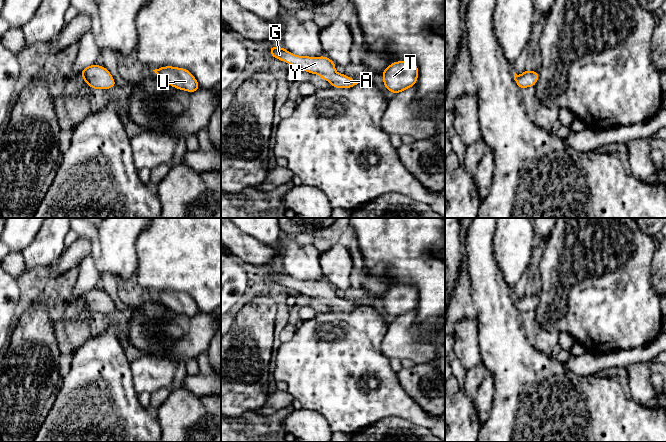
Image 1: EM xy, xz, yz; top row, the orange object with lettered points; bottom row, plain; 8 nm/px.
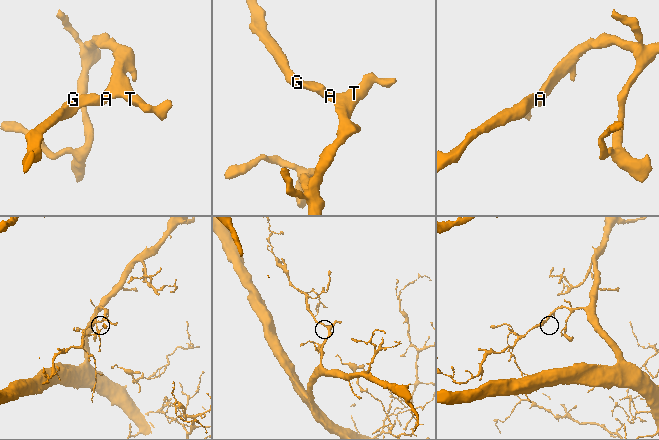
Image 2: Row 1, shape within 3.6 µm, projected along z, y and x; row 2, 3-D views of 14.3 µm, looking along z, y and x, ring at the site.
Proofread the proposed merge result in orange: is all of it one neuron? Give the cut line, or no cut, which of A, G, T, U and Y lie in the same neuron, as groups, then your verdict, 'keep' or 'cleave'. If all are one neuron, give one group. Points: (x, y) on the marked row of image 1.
cut none; groups A G T U Y; keep

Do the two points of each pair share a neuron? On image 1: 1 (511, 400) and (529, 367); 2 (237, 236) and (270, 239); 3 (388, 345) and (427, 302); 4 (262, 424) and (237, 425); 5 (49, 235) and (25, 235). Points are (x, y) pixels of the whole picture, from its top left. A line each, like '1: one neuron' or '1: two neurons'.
1: one neuron
2: two neurons
3: two neurons
4: one neuron
5: two neurons

